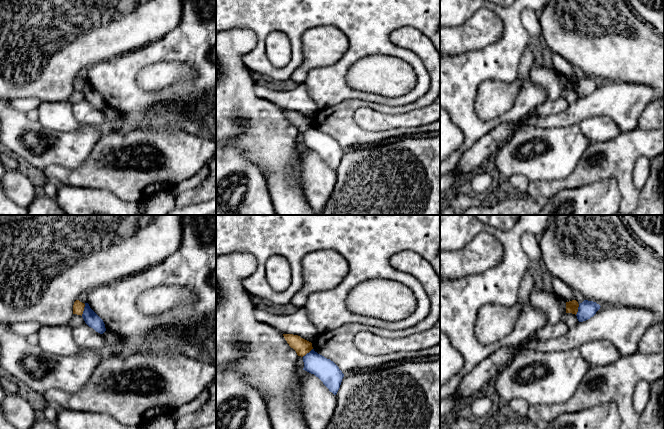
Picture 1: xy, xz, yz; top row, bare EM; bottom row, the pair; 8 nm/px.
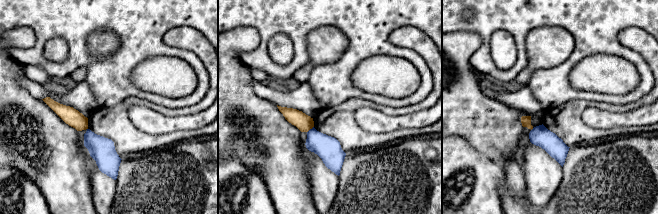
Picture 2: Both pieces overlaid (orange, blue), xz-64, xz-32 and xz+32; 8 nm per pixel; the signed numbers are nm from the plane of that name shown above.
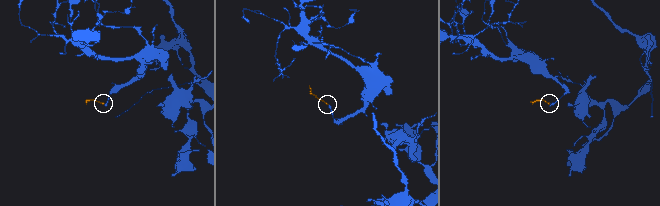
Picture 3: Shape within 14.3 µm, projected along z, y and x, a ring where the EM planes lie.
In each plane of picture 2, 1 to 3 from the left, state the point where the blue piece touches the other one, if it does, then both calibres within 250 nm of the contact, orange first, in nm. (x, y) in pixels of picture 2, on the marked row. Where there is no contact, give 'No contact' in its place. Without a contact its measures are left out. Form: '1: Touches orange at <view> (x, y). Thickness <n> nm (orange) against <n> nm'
1: No contact
2: Touches orange at xz-32 (310, 128). Thickness 140 nm (orange) against 200 nm
3: No contact

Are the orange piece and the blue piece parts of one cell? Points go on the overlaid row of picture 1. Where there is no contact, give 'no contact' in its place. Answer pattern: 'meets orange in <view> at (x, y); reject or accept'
meets orange in xy at (83, 310); reject

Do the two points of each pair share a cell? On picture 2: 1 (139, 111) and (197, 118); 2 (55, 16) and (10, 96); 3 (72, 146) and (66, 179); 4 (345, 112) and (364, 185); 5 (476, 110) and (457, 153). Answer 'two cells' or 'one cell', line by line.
1: one cell
2: two cells
3: one cell
4: two cells
5: two cells

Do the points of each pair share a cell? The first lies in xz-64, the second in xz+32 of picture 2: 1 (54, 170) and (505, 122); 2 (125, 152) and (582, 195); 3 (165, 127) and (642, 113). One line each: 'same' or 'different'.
1: same
2: different
3: same

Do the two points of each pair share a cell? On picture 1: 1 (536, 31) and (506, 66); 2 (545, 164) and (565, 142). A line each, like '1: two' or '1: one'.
1: two
2: one

